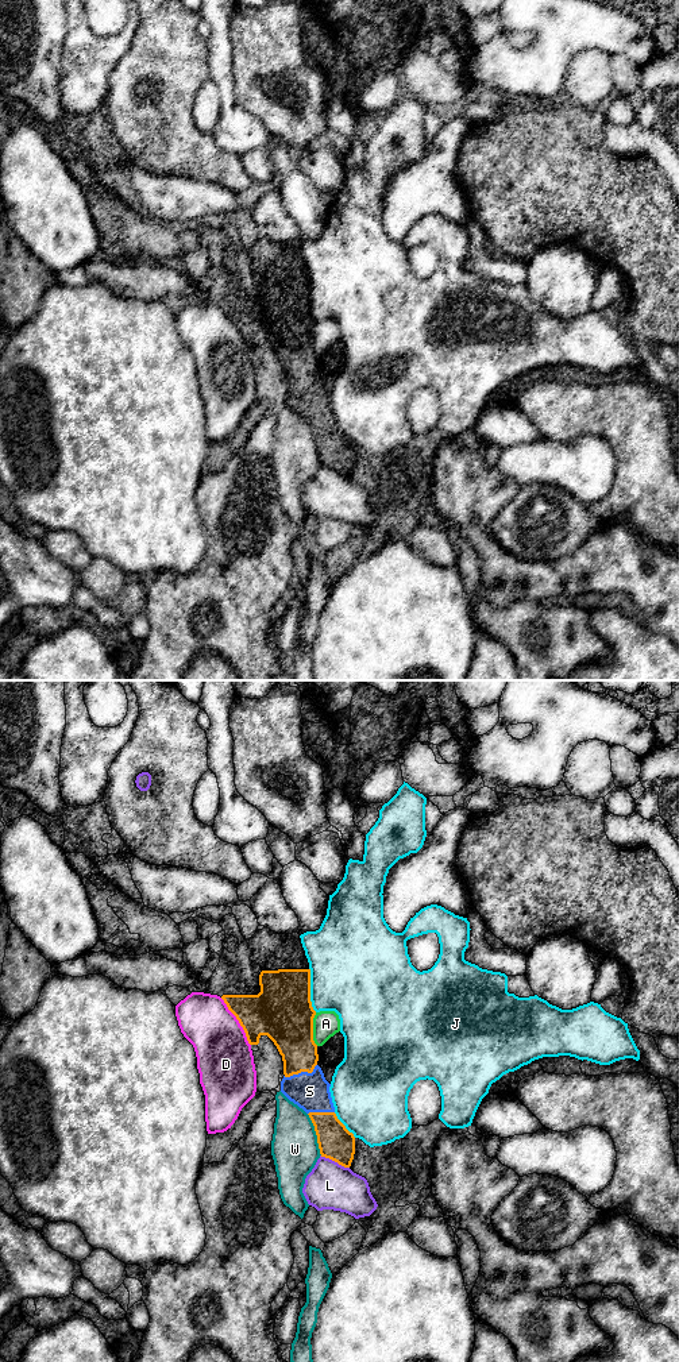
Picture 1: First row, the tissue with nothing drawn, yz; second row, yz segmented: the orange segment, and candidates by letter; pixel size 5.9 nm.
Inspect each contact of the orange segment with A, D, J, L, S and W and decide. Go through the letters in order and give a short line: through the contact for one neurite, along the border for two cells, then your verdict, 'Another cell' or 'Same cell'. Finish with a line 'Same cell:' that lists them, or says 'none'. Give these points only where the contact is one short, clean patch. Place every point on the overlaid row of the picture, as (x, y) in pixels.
A: Another cell
D: Line: yz (220, 998), (238, 1021), (250, 1045). Another cell
J: Another cell
L: Another cell
S: Same cell
W: Another cell
Same cell: S

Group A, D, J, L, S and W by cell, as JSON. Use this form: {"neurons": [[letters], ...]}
{"neurons": [["A"], ["D"], ["J"], ["L"], ["S"], ["W"]]}

